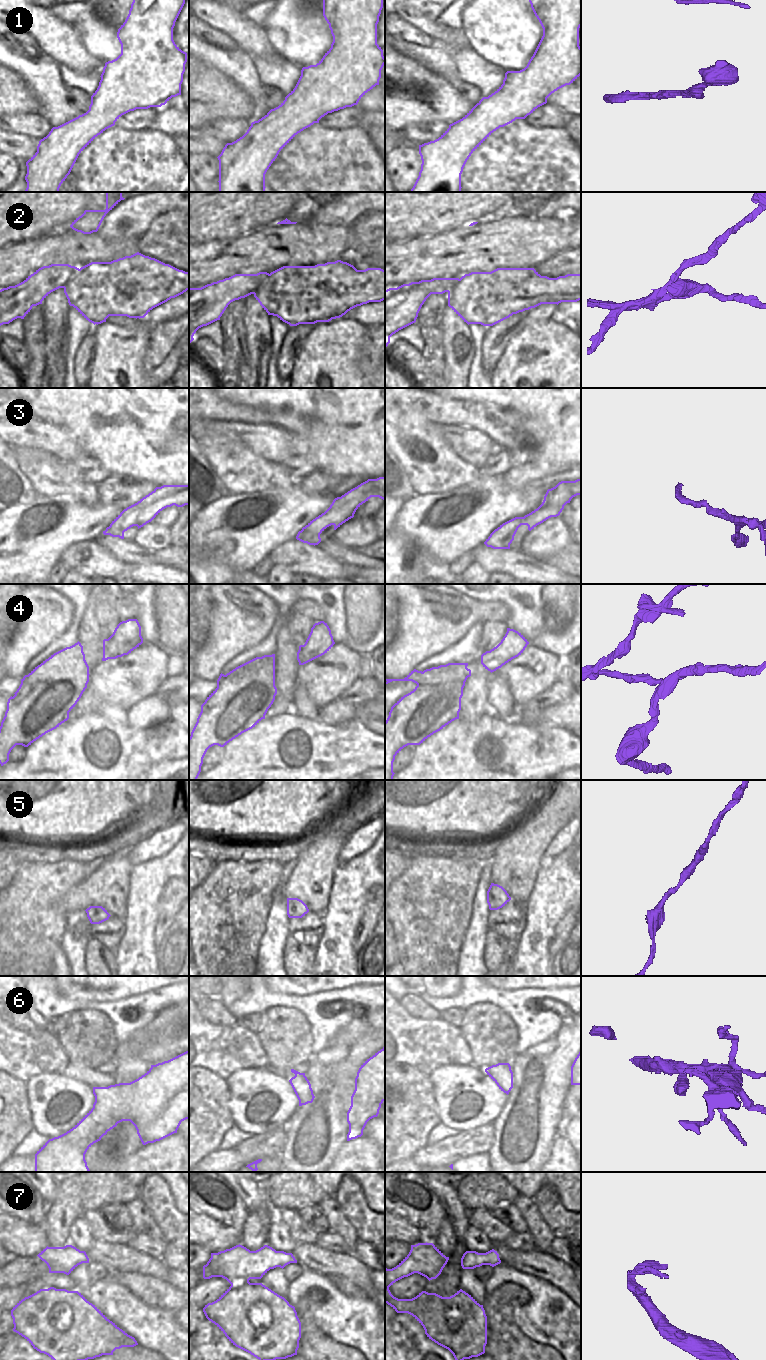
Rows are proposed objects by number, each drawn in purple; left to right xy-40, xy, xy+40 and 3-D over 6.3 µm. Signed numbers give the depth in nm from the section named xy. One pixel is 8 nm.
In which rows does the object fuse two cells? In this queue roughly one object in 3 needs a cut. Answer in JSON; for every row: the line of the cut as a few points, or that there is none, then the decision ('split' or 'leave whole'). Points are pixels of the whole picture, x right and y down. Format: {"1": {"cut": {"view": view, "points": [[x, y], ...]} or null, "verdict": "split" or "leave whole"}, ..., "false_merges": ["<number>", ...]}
{"1": {"cut": null, "verdict": "leave whole"}, "2": {"cut": {"view": "xy-40", "points": [[79, 269], [63, 287]]}, "verdict": "split"}, "3": {"cut": {"view": "xy-40", "points": [[126, 508], [138, 516], [137, 526]]}, "verdict": "split"}, "4": {"cut": {"view": "xy+40", "points": [[422, 672], [420, 683], [417, 685]]}, "verdict": "split"}, "5": {"cut": null, "verdict": "leave whole"}, "6": {"cut": null, "verdict": "leave whole"}, "7": {"cut": null, "verdict": "leave whole"}, "false_merges": ["2", "3", "4"]}

